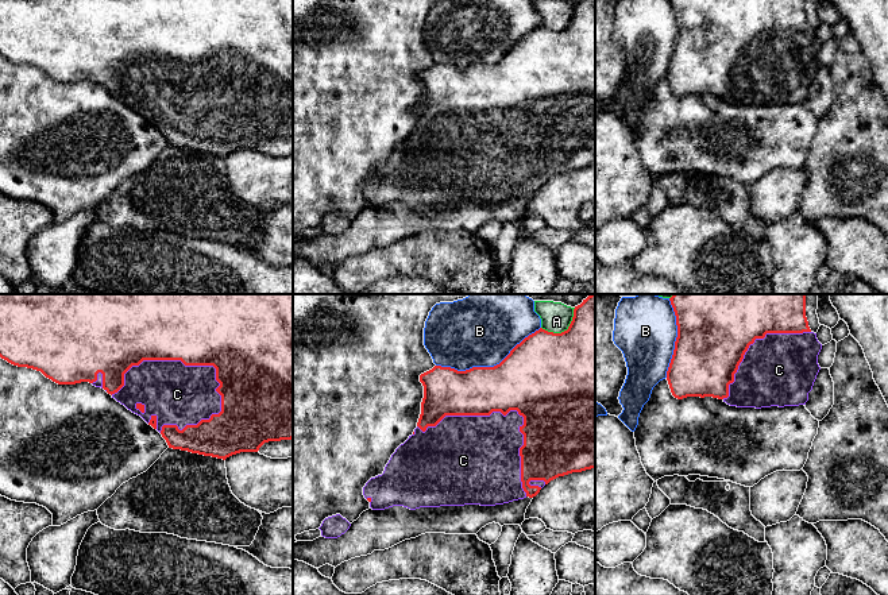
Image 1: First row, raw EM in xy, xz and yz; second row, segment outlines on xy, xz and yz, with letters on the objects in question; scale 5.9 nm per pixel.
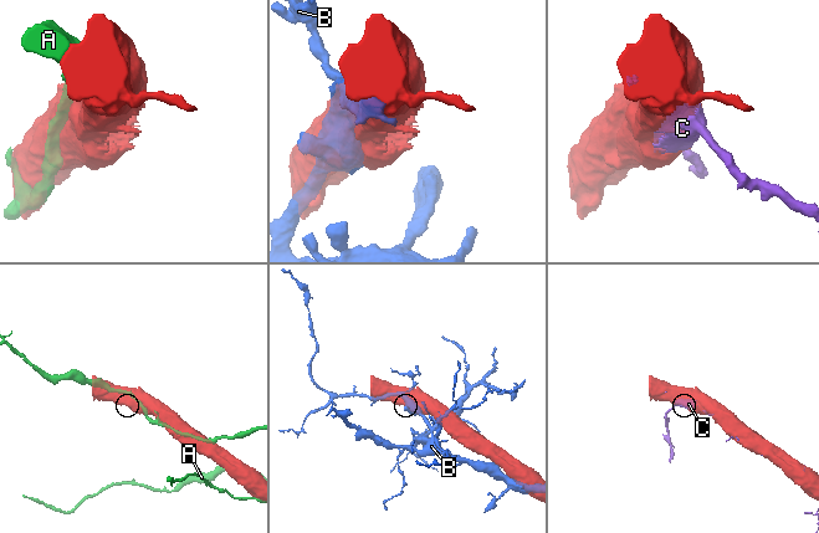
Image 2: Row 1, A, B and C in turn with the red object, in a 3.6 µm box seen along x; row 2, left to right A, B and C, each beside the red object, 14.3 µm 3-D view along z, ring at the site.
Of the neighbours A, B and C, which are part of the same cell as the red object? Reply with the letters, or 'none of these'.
C

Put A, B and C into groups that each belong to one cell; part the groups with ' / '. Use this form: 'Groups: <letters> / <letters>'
Groups: A / B / C

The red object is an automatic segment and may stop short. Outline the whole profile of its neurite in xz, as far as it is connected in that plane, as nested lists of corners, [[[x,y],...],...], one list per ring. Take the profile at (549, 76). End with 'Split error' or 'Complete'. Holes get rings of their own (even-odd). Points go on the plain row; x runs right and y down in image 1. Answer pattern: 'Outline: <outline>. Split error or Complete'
Outline: [[[582,0],[575,4],[574,15],[567,28],[553,31],[540,26],[517,42],[494,65],[472,65],[466,69],[457,69],[451,65],[435,63],[420,73],[420,80],[424,84],[424,96],[417,125],[391,152],[383,171],[371,175],[363,185],[363,193],[372,208],[385,208],[393,204],[416,208],[440,204],[503,202],[526,194],[536,194],[545,182],[559,174],[595,166],[595,0]]]. Split error

